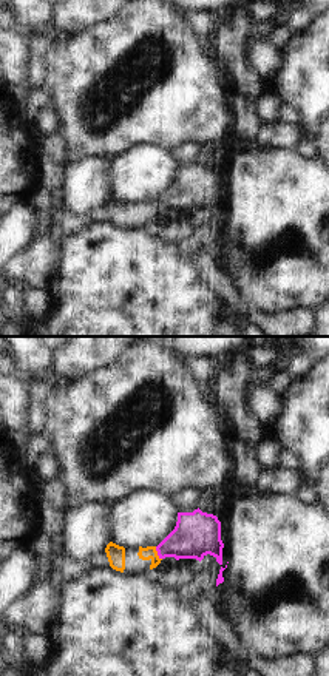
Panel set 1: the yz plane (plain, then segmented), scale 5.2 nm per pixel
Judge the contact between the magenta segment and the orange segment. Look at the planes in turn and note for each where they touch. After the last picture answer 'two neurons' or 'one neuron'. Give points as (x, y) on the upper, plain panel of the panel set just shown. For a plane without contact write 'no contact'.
(158, 207)

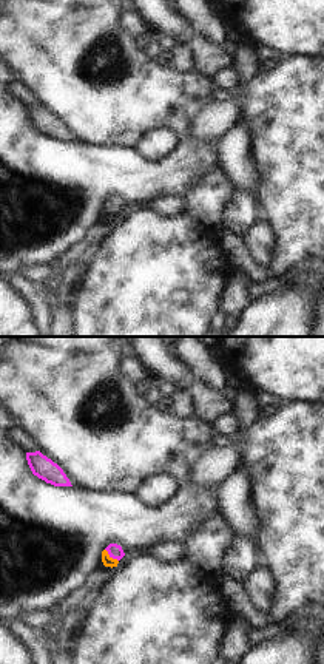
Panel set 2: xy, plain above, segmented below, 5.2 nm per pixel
(111, 210)

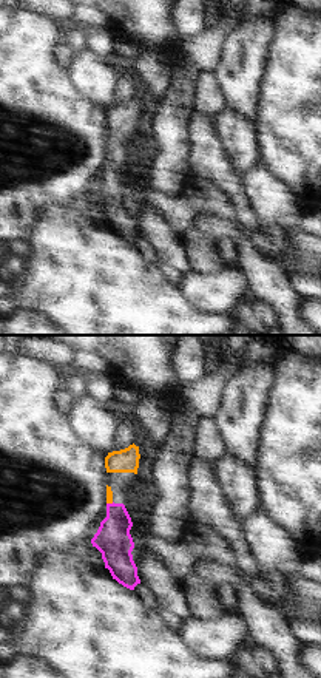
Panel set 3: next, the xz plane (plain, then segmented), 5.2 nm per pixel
(110, 158)

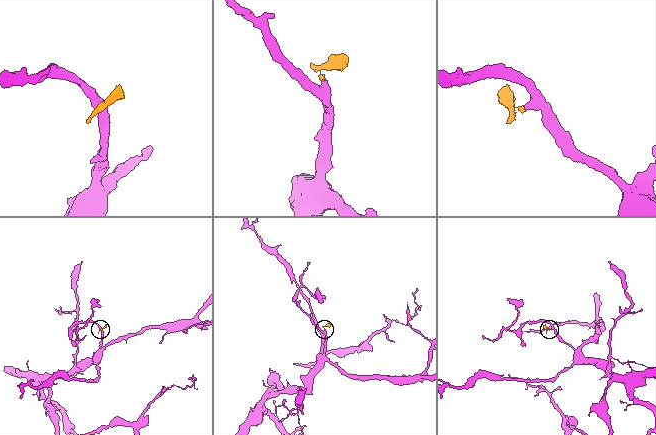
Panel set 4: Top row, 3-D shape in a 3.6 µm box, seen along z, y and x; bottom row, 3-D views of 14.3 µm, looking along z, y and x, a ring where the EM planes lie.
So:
one neuron

